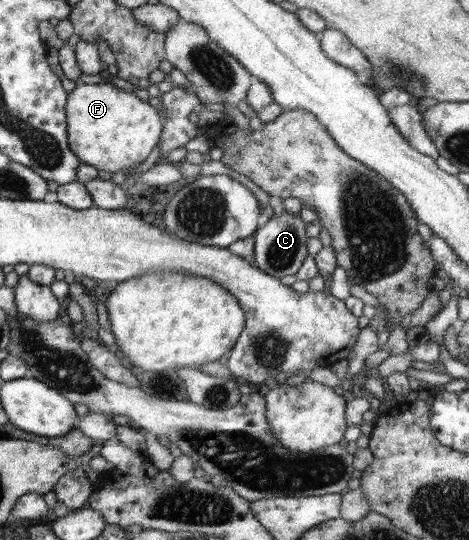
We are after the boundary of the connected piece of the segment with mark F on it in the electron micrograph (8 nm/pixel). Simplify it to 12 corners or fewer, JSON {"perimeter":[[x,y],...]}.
{"perimeter":[[110,82],[68,94],[79,162],[118,172],[160,142],[162,116]]}

